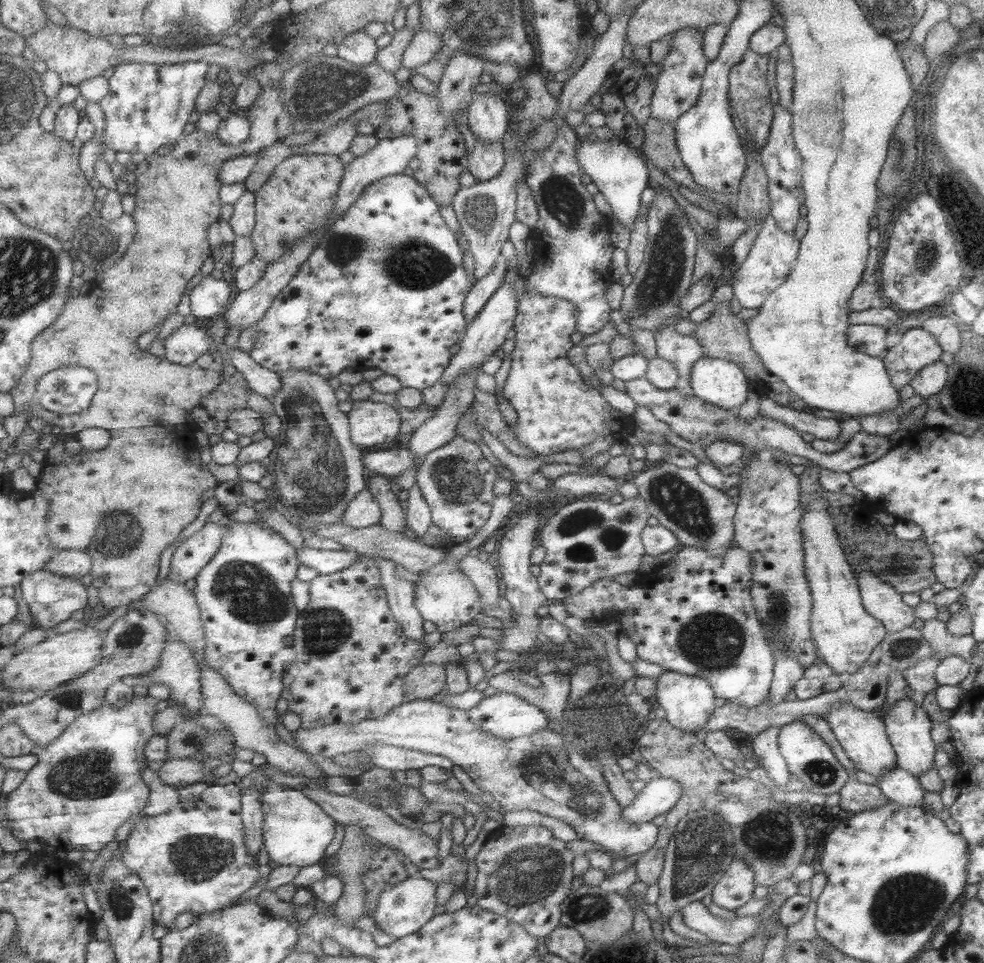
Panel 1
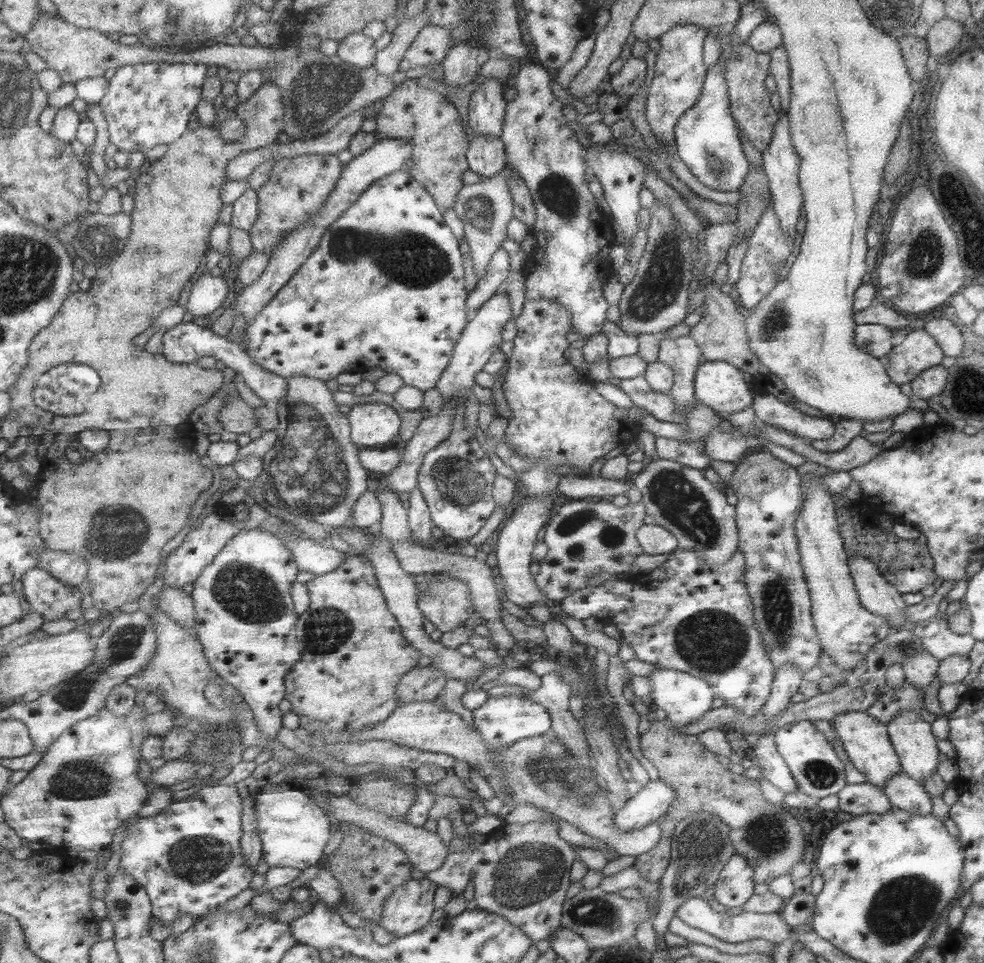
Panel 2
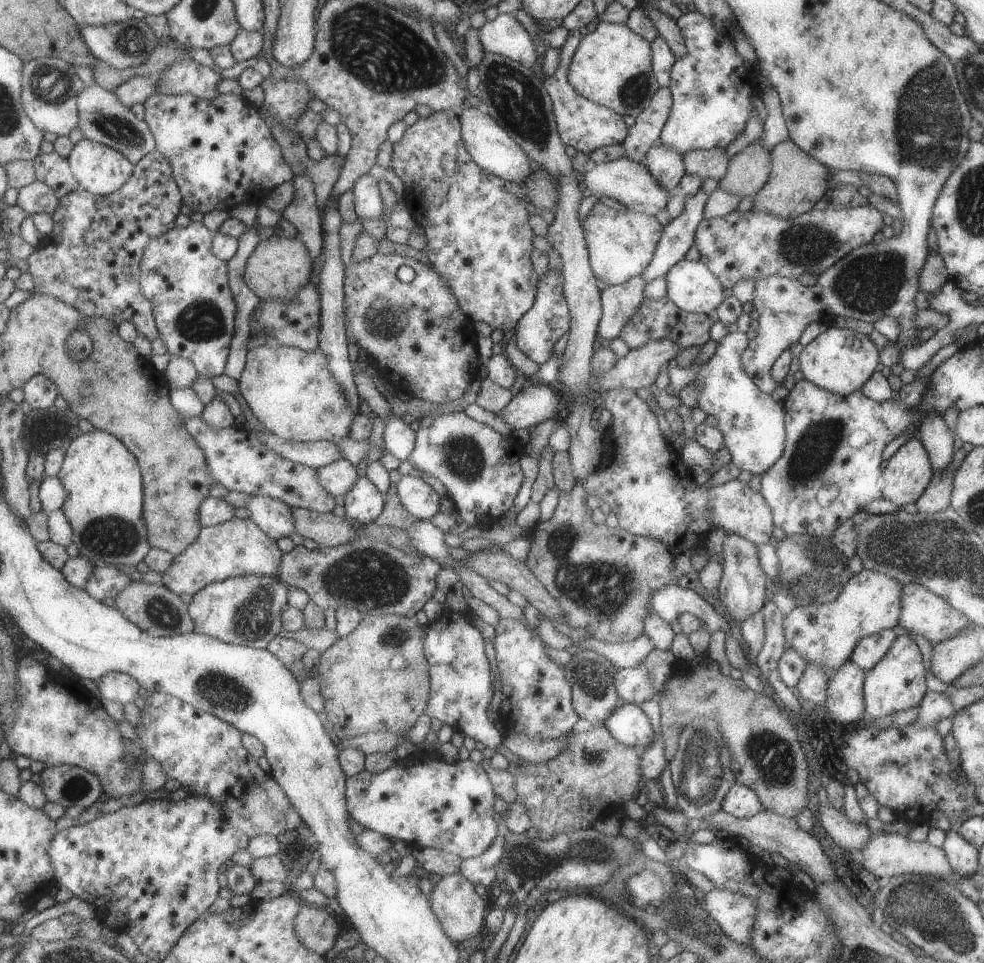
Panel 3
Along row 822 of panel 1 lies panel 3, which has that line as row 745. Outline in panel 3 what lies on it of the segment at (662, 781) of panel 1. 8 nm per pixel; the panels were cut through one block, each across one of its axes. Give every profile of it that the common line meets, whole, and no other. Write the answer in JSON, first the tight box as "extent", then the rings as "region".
{"extent":[603,702,655,749],"region":[[[620,702],[607,716],[607,720],[603,720],[603,726],[606,726],[612,738],[623,746],[645,749],[651,740],[655,740],[649,719],[635,704]]]}

